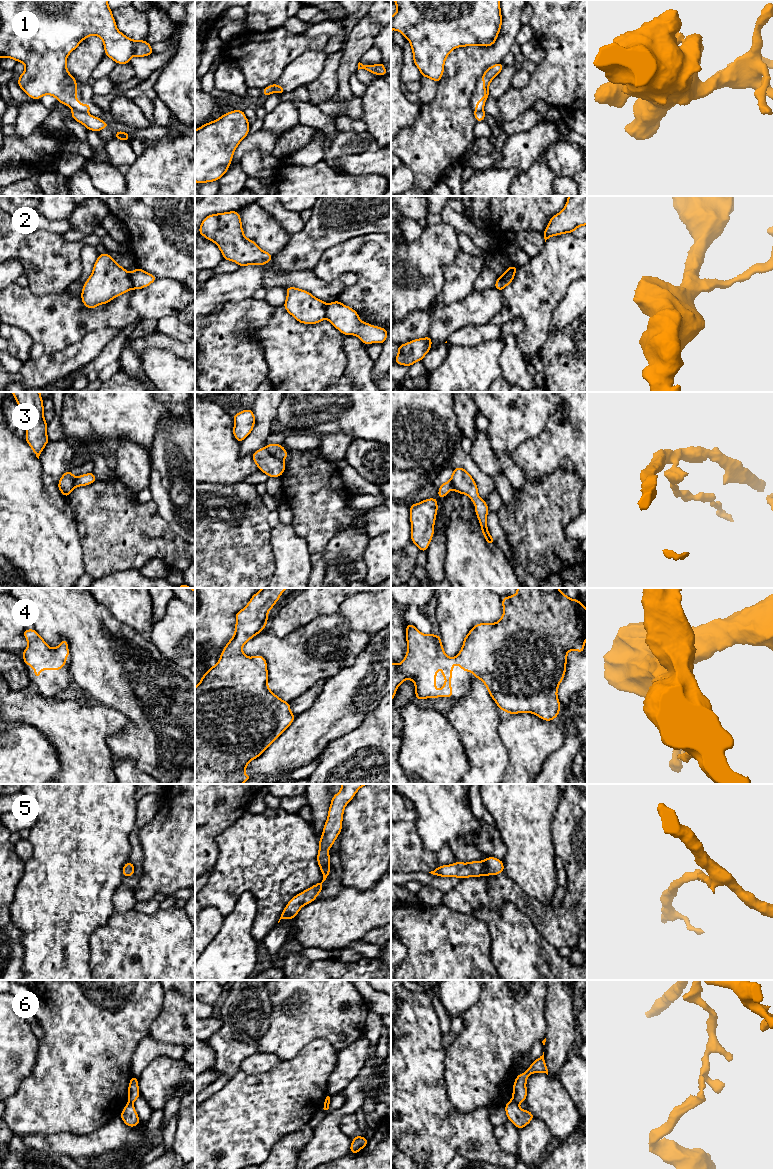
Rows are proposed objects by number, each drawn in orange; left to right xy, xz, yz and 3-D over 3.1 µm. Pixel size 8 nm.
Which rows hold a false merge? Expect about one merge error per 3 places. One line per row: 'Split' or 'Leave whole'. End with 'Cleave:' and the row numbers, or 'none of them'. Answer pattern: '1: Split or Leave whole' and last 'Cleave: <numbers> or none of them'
1: Split
2: Split
3: Split
4: Leave whole
5: Leave whole
6: Split
Cleave: 1, 2, 3, 6

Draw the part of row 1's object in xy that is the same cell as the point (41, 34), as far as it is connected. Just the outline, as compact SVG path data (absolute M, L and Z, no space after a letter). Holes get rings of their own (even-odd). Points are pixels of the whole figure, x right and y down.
M0 0L0 58L12 58L25 64L17 84L32 99L52 95L58 102L79 112L91 110L89 103L83 105L77 100L77 81L69 73L66 60L84 39L93 35L102 39L105 56L117 64L129 64L133 56L144 57L154 53L148 42L132 40L118 30L108 0Z

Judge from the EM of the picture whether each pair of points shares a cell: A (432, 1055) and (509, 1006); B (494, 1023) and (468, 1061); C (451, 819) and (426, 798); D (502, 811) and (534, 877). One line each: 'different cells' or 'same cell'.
A: different cells
B: same cell
C: same cell
D: same cell

